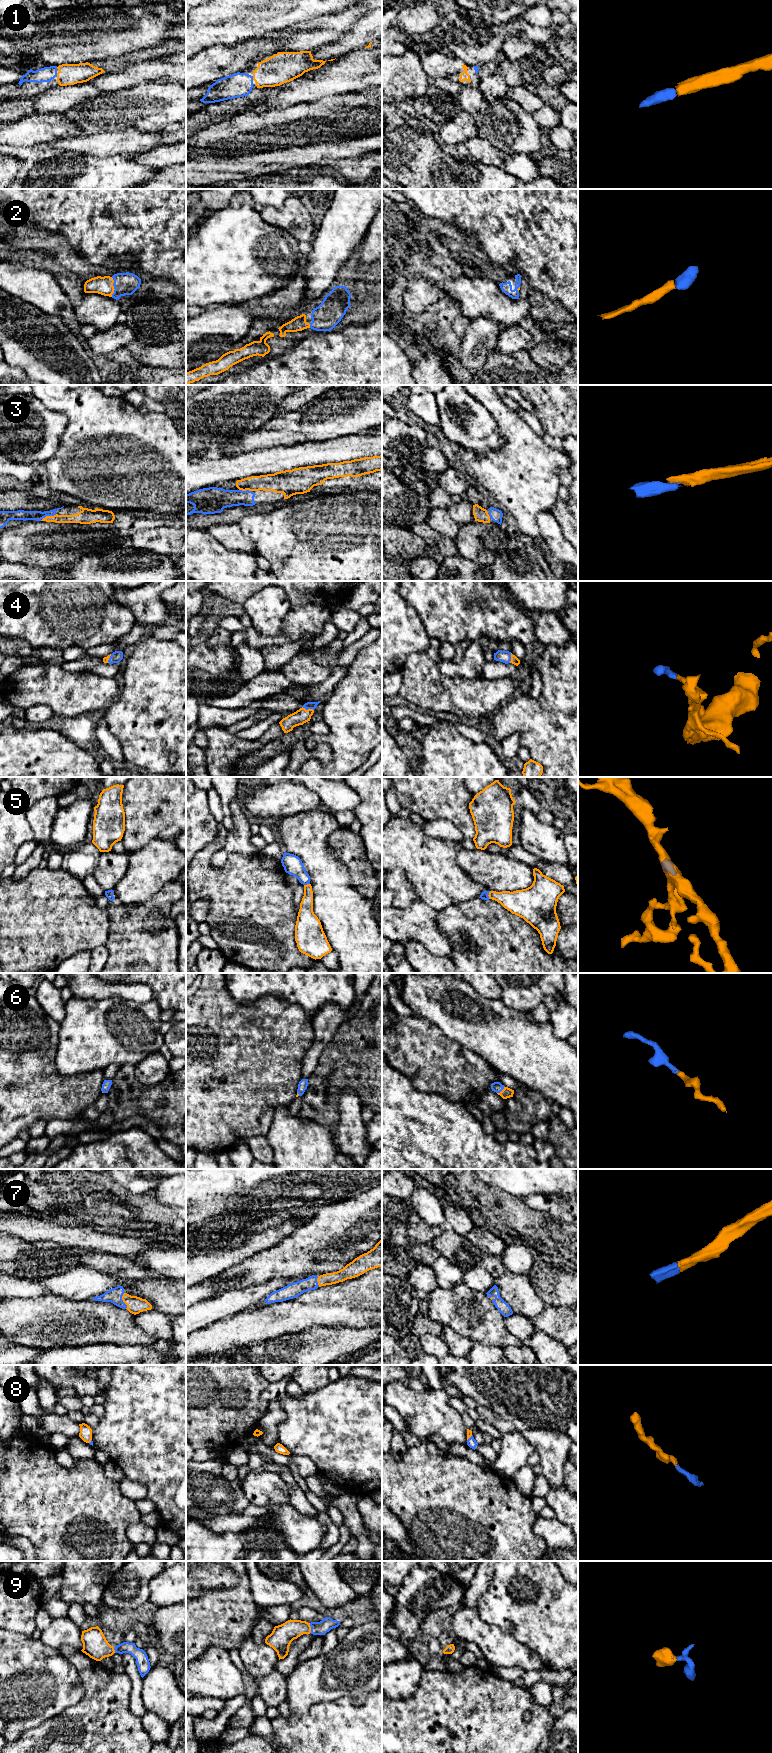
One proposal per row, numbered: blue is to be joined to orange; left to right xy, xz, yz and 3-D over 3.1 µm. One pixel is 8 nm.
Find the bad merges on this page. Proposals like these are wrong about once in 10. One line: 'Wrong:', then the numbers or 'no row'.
Wrong: no row

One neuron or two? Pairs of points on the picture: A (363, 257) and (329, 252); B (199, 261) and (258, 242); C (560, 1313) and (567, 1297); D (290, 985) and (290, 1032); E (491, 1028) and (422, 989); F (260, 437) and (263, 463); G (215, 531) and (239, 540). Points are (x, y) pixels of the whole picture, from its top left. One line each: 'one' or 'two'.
A: two
B: one
C: two
D: two
E: one
F: two
G: one

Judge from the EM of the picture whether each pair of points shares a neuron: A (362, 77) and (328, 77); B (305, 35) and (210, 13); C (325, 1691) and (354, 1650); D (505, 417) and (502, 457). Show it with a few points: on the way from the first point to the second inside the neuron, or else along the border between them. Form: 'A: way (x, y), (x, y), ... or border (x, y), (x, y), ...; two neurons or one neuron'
A: way (354, 77), (336, 77); one neuron
B: border (305, 21), (260, 36); two neurons
C: way (330, 1681), (351, 1660); one neuron
D: way (510, 427), (510, 447); one neuron

